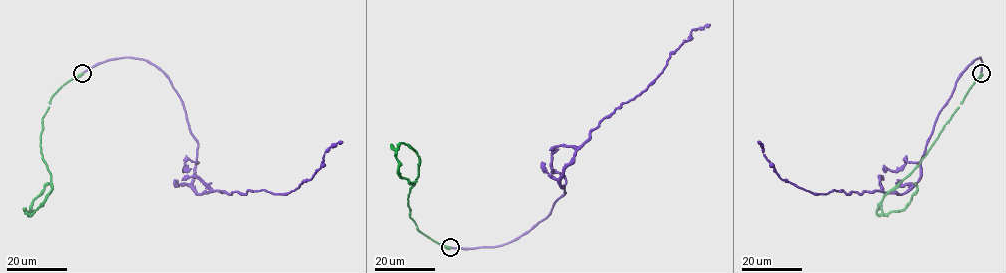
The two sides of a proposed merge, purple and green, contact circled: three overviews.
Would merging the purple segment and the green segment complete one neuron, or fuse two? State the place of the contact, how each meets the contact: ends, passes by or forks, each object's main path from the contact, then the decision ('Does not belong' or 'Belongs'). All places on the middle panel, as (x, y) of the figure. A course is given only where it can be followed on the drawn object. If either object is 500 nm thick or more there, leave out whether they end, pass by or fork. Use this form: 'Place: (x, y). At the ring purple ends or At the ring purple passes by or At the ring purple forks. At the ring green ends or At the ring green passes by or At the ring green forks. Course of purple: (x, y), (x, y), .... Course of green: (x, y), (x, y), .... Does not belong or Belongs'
Place: (450, 247). At the ring purple ends. At the ring green ends. Course of purple: (450, 247), (499, 246), (548, 215), (565, 192), (560, 177), (589, 133), (641, 94), (692, 29), (710, 24). Course of green: (450, 247), (421, 233), (410, 217), (419, 156), (400, 144), (398, 174), (417, 181). Does not belong

